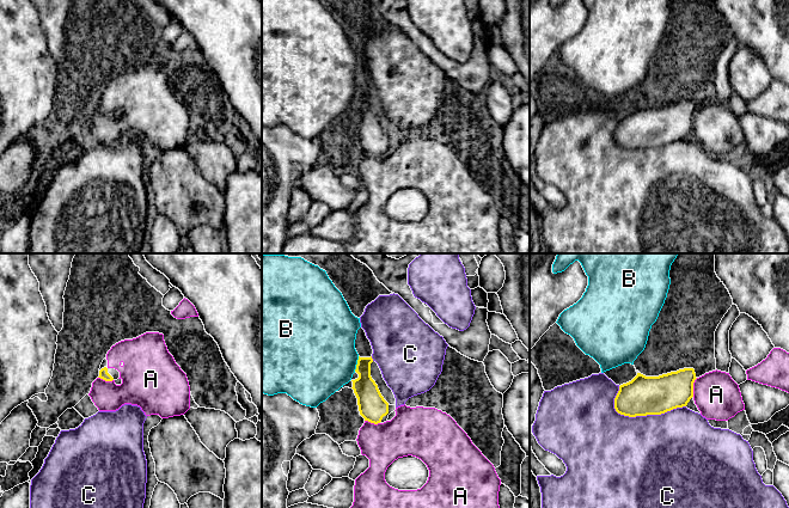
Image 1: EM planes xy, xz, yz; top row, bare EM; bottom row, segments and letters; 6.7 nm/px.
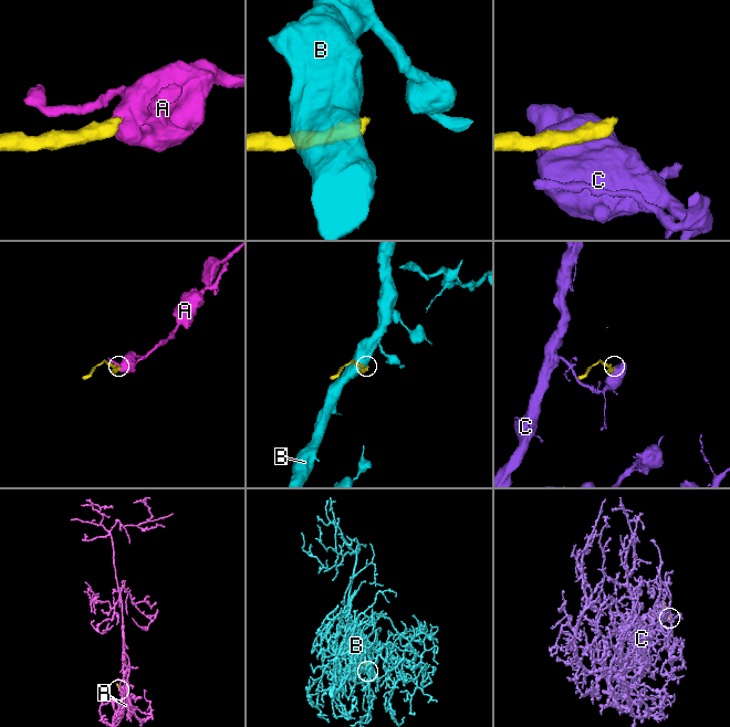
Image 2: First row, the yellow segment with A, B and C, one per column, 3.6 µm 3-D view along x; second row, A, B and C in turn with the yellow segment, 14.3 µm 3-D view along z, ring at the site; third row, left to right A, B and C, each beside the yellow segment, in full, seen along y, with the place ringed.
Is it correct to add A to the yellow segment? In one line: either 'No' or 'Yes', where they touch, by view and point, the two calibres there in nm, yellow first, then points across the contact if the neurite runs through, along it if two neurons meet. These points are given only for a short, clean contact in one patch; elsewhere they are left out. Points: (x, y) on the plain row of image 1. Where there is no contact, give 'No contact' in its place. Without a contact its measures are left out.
Yes. Touches yellow at yz (692, 120). Thickness 260 nm (yellow) against 300 nm. Path across: yz (656, 127), (678, 120), (692, 120), (699, 120), (716, 127)

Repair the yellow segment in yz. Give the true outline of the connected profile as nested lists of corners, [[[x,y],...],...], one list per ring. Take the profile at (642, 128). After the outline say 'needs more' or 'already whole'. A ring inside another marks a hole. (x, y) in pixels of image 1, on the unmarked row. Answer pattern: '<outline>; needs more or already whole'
[[[684,100],[659,109],[637,105],[631,114],[619,118],[614,130],[614,141],[618,146],[629,149],[661,147],[686,139],[691,130],[707,152],[728,153],[745,142],[739,117],[729,105],[716,102],[697,110],[693,100]]]; needs more

